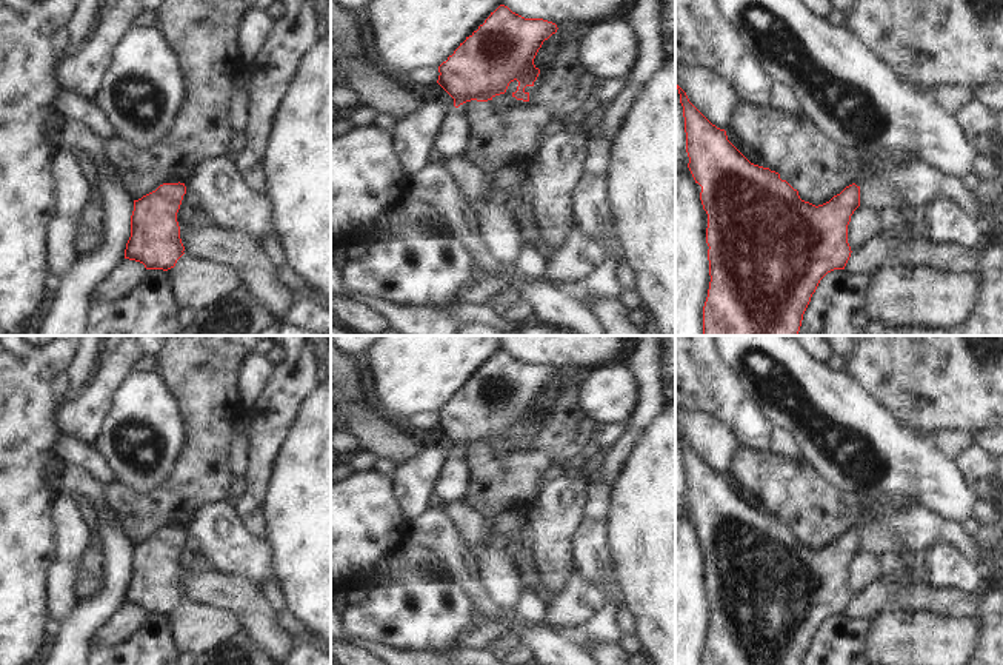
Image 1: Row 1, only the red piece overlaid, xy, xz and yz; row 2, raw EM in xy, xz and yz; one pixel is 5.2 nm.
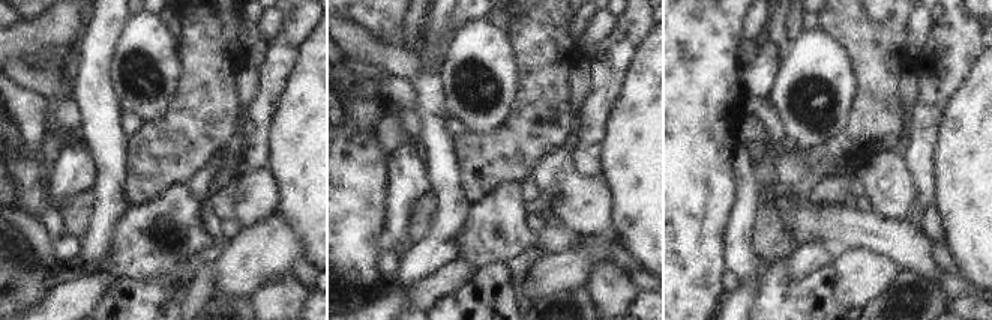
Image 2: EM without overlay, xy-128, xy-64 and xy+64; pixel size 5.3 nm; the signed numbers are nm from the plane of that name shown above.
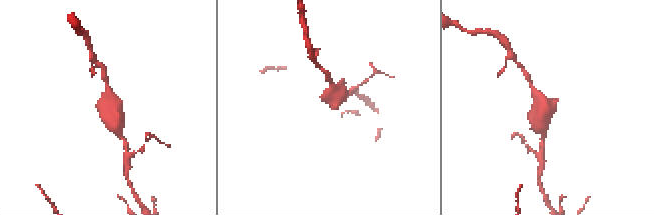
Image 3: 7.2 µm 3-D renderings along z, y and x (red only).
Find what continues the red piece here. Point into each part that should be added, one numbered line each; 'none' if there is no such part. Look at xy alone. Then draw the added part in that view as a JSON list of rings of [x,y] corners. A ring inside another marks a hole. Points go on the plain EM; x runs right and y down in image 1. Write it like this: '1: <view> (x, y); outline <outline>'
none

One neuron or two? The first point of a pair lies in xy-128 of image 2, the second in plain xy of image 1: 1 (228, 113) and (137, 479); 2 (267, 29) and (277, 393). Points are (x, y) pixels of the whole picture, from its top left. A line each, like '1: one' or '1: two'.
1: two
2: two

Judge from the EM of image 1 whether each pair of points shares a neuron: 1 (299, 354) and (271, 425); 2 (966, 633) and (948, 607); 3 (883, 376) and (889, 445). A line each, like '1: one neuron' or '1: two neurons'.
1: one neuron
2: two neurons
3: two neurons

